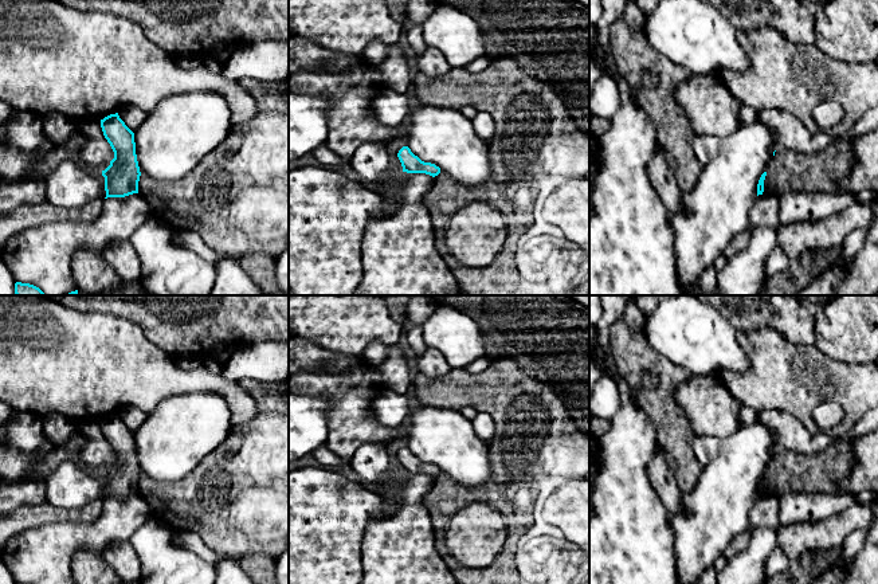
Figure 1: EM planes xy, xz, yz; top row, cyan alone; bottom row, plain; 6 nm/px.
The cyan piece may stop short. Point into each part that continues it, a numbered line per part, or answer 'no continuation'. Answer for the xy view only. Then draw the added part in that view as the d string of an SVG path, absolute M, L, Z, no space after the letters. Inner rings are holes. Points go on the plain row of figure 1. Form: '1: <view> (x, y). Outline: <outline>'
no continuation

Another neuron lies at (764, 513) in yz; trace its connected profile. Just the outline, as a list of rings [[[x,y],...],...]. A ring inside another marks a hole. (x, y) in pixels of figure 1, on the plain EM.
[[[759,495],[749,514],[749,532],[779,526],[779,499],[773,495]]]

